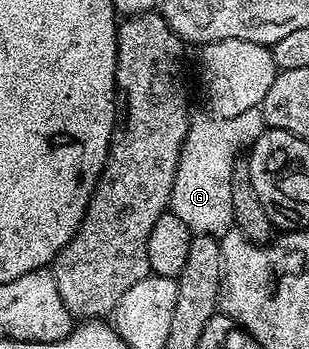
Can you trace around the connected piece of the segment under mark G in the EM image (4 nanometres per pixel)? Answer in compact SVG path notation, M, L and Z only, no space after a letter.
M260 107L246 110L238 117L202 115L194 115L190 119L169 208L179 218L183 218L190 232L220 238L234 227L231 178L235 162L242 155L241 148L252 149L254 142L267 129Z

